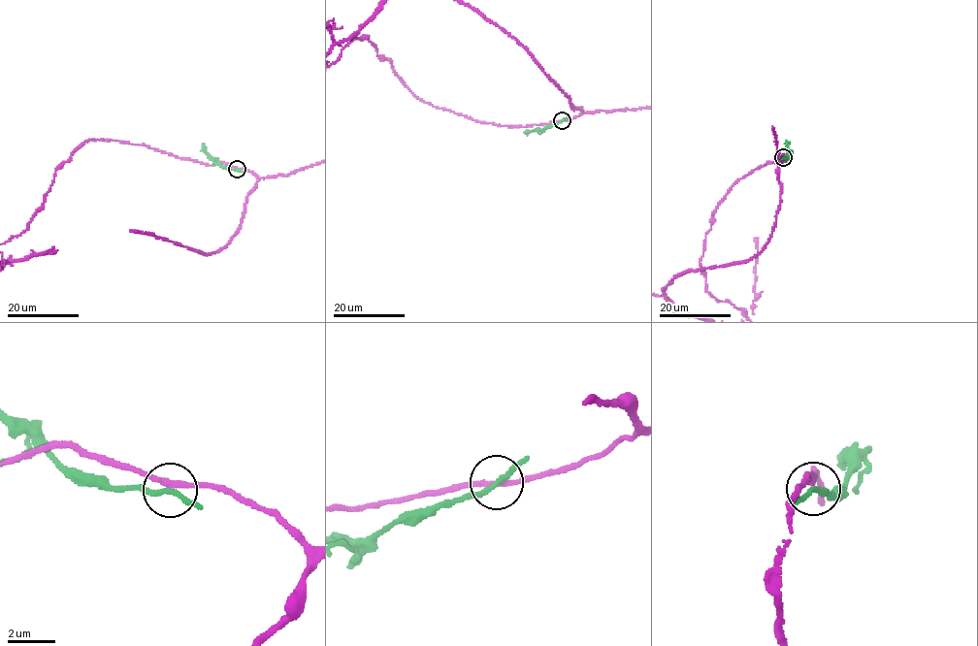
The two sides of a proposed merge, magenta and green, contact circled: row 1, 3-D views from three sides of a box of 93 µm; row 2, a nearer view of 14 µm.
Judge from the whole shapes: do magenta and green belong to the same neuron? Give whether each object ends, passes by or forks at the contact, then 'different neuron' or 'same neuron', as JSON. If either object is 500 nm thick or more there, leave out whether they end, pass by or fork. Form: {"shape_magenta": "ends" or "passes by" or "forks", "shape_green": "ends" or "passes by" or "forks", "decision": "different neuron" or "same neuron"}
{"shape_magenta": "passes by", "shape_green": "passes by", "decision": "different neuron"}

